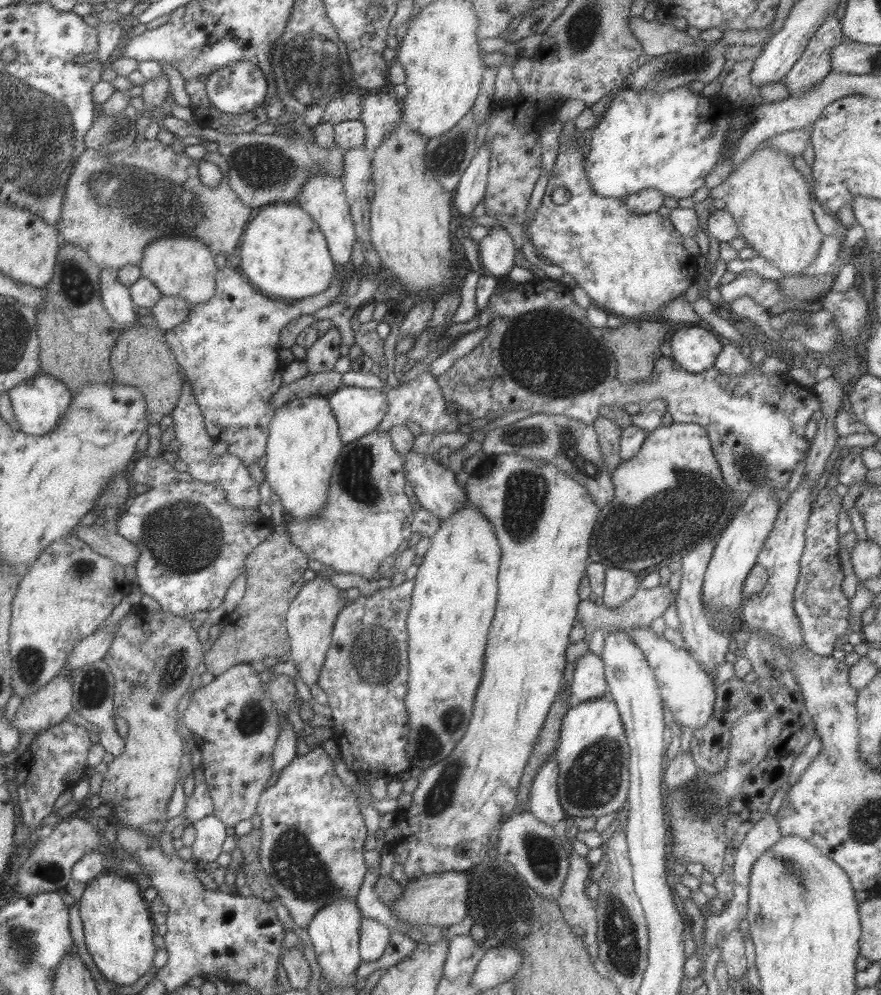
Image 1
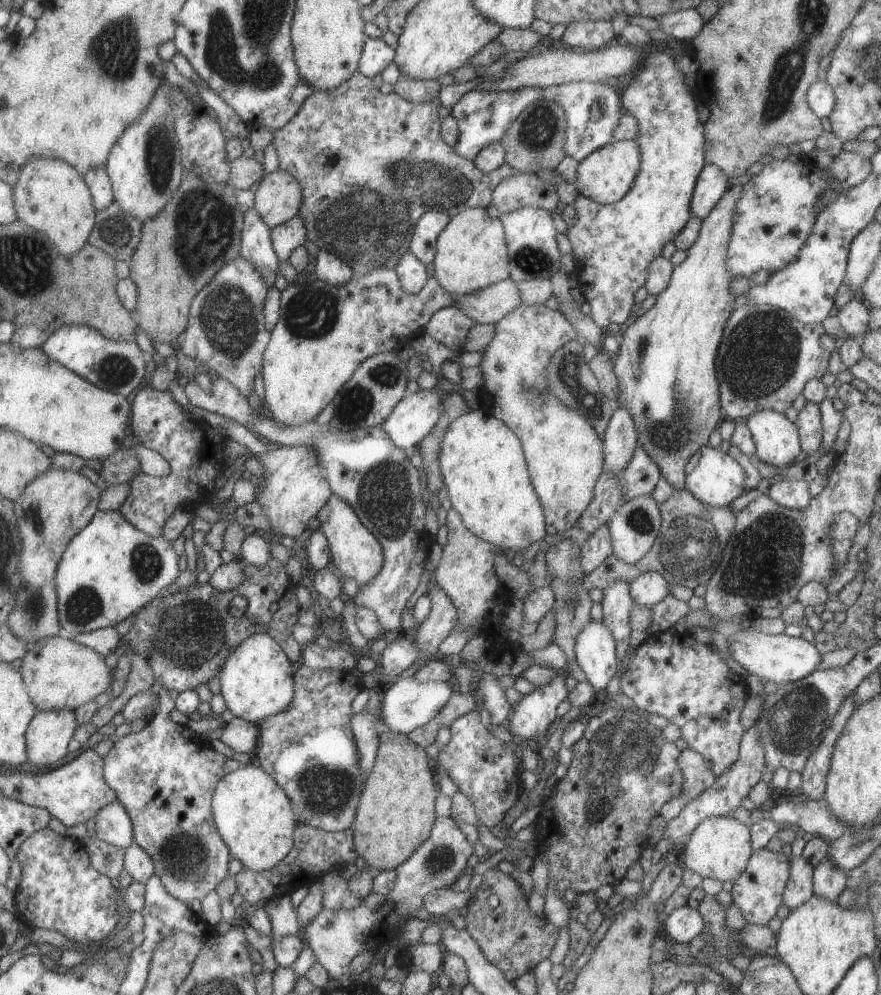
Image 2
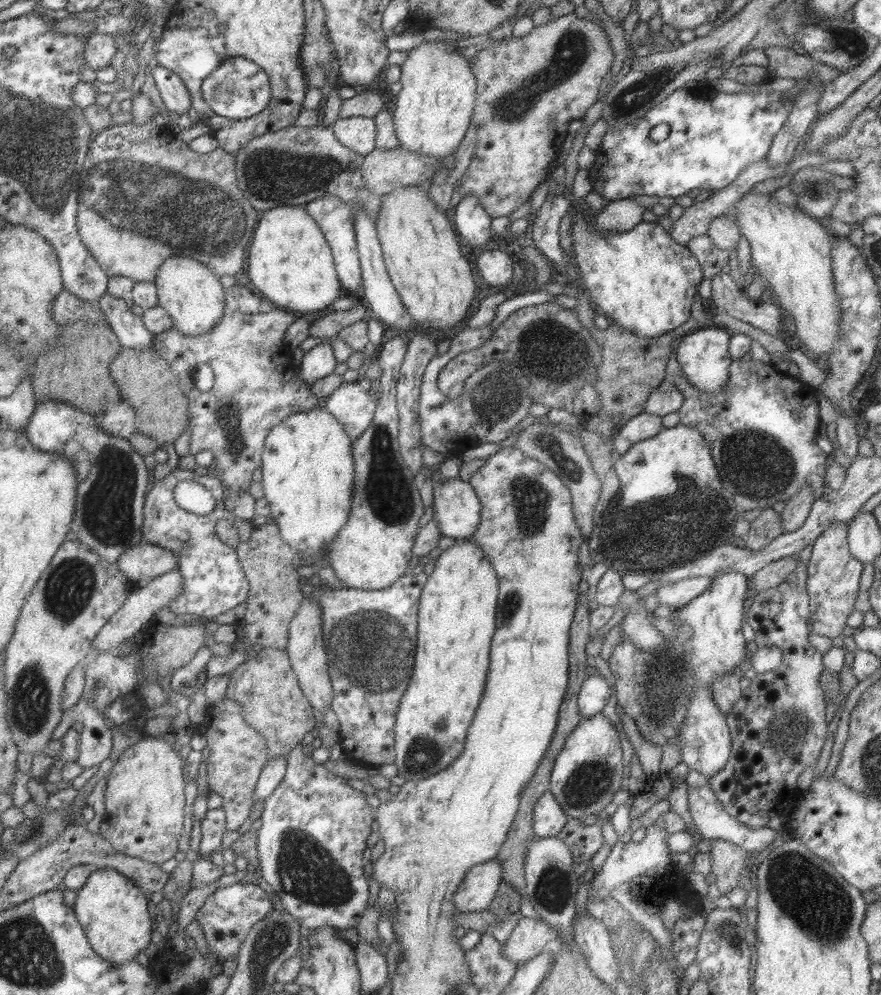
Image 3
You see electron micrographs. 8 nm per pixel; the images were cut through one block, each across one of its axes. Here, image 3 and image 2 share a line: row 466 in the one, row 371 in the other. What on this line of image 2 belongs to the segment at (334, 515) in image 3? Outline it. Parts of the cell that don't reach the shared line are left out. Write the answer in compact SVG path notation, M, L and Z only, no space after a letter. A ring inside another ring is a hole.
M379 267L355 275L342 285L330 285L316 279L307 284L296 282L280 292L280 309L270 339L262 354L261 374L264 403L271 418L280 425L309 423L328 402L332 402L339 387L349 380L354 370L367 357L389 352L396 344L406 346L411 338L424 332L431 315L443 306L453 305L452 296L441 288L435 277L428 278L417 294L405 292L394 269Z

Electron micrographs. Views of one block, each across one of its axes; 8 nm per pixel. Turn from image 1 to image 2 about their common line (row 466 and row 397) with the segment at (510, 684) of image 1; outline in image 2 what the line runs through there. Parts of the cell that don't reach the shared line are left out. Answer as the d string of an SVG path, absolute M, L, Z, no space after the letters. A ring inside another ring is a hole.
M521 303L510 310L494 326L493 338L481 351L482 385L480 389L493 396L491 414L503 421L520 440L531 486L541 503L546 534L561 535L575 526L579 515L586 509L599 474L603 472L602 440L593 425L575 409L563 404L548 389L545 367L551 355L566 342L576 340L576 332L567 317L559 310L544 305L525 306Z

